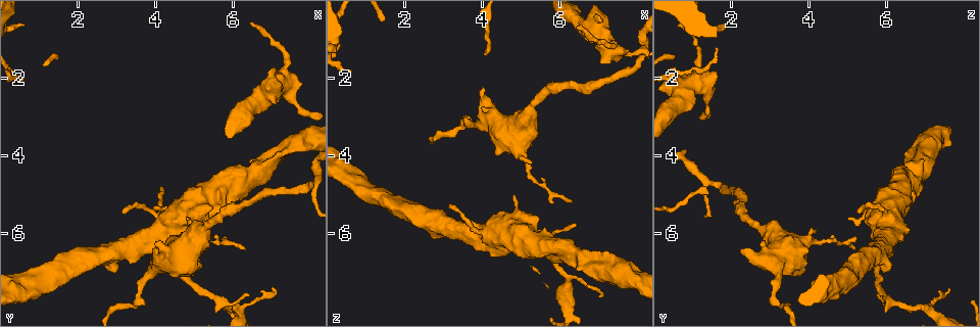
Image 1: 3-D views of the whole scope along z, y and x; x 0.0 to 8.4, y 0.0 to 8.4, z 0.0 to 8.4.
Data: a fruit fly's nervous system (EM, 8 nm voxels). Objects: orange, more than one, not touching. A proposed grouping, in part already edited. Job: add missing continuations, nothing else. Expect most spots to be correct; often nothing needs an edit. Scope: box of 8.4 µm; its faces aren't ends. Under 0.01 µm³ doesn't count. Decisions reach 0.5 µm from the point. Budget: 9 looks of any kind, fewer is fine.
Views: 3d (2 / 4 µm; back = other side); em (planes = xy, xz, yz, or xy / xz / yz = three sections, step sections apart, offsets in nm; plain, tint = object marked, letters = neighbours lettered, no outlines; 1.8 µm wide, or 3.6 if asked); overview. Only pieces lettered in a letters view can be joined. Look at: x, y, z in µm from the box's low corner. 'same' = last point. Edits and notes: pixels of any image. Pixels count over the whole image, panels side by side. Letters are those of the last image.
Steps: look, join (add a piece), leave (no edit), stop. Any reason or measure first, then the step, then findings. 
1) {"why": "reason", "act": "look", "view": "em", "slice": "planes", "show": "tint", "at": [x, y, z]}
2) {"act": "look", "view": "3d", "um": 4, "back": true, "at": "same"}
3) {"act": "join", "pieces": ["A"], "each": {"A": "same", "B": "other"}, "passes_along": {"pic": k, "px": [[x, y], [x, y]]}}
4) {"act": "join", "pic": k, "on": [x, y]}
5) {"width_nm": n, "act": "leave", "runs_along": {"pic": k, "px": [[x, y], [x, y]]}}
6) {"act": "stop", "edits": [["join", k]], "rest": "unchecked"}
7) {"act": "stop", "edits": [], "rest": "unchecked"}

{"why": "branch stops here", "act": "look", "view": "3d", "um": 2, "at": [5.20, 6.00, 4.25]}

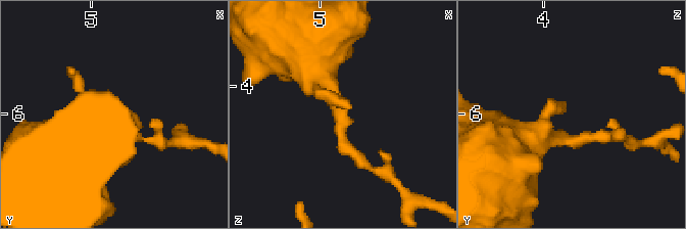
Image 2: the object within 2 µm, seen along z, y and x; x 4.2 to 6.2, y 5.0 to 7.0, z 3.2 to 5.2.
{"act": "look", "view": "em", "um": 3.6, "slice": "planes", "show": "letters", "at": [5.24, 5.96, 4.20]}

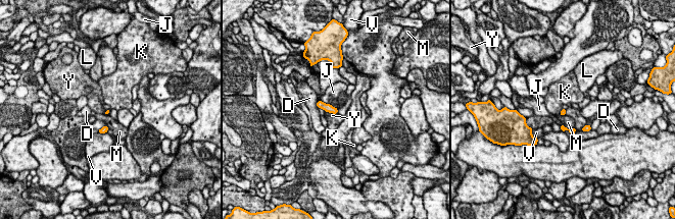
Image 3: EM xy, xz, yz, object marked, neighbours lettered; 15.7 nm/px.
{"act": "leave", "each": {"D": "other", "J": "other", "K": "other", "L": "other", "M": "other", "V": "other", "Y": "other"}, "border": {"pic": 3, "px": [[329, 112], [337, 113]]}, "found": "none of them fits"}

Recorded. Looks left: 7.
{"why": "branch stops here", "act": "look", "view": "em", "slice": "planes", "show": "letters", "at": [4.05, 6.40, 2.20]}

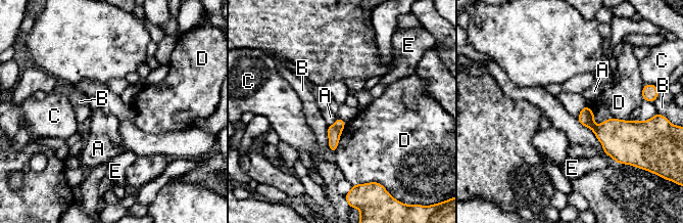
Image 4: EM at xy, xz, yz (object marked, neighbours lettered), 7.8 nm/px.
{"act": "leave", "each": {"A": "other", "B": "other", "C": "other", "D": "other", "E": "other"}, "border": {"pic": 4, "px": [[337, 117], [336, 121], [329, 126]]}, "found": "no lettered piece goes on from it"}

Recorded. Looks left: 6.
{"why": "calibre changes", "act": "look", "view": "em", "slice": "planes", "show": "letters", "at": [7.70, 2.75, 1.35]}

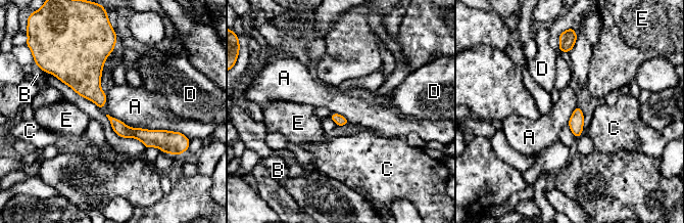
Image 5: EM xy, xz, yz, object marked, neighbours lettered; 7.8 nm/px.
{"act": "leave", "each": {"A": "other", "B": "other", "C": "other", "D": "other", "E": "other"}, "found": "none of them fits"}

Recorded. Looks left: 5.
{"why": "tapers out", "act": "look", "view": "em", "slice": "planes", "show": "plain", "at": [6.95, 7.45, 7.60]}

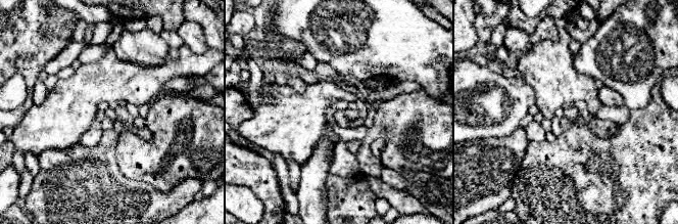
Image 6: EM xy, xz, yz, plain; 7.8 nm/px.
{"why": "see the neighbours", "act": "look", "view": "em", "slice": "planes", "show": "letters", "at": "same"}

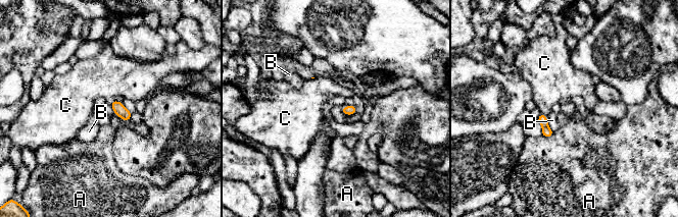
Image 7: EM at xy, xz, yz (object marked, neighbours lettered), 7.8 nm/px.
{"act": "leave", "each": {"A": "other", "B": "other", "C": "other"}, "border": {"pic": 7, "px": [[116, 114], [129, 121]]}, "found": "none of them fits"}

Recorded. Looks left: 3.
{"act": "stop", "edits": [], "rest": "unchecked"}

